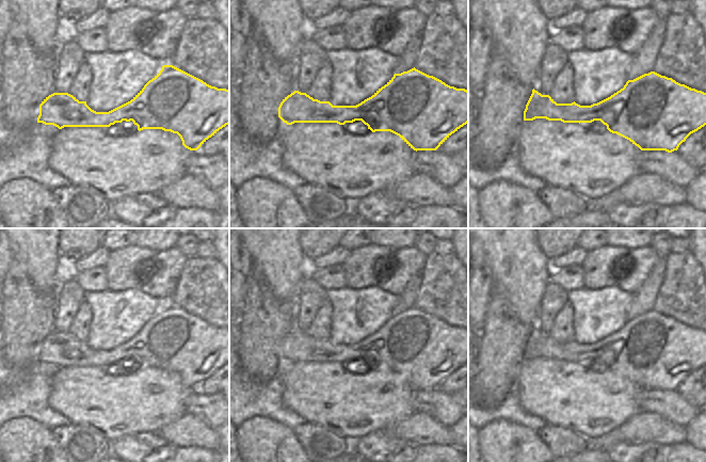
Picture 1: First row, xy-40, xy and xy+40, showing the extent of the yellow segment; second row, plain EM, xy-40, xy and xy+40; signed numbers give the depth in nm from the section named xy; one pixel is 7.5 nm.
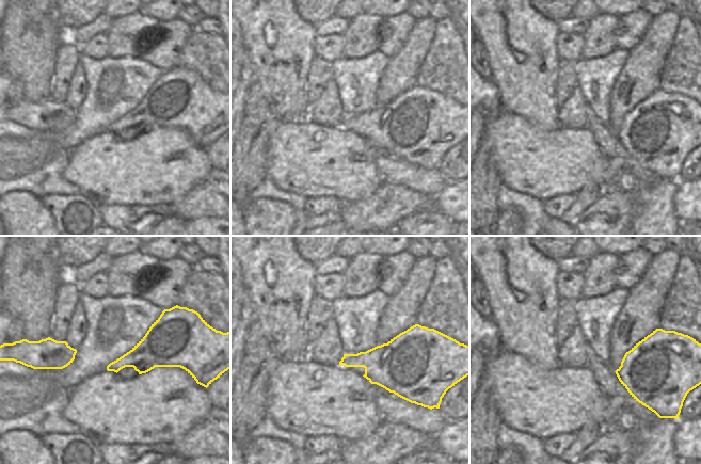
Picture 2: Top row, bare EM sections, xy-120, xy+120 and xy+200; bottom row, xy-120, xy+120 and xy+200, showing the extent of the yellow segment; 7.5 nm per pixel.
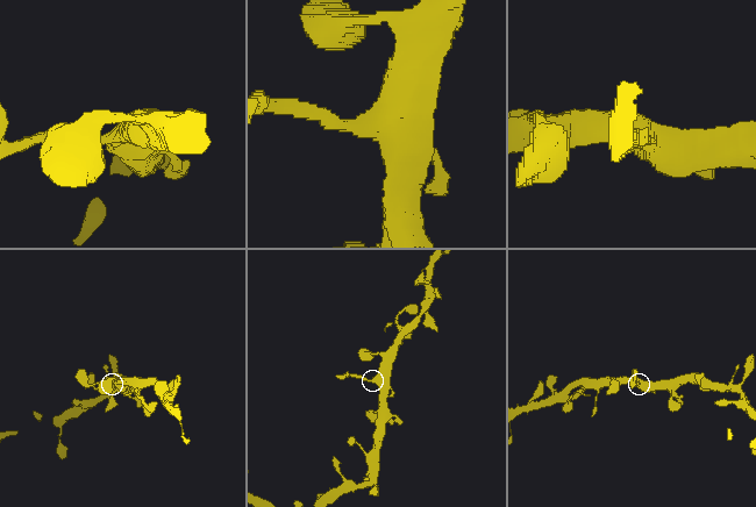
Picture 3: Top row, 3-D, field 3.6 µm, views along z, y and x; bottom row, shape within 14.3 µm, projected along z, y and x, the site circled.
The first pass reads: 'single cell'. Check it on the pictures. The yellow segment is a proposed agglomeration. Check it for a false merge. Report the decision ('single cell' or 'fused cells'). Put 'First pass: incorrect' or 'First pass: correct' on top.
First pass: correct
single cell

